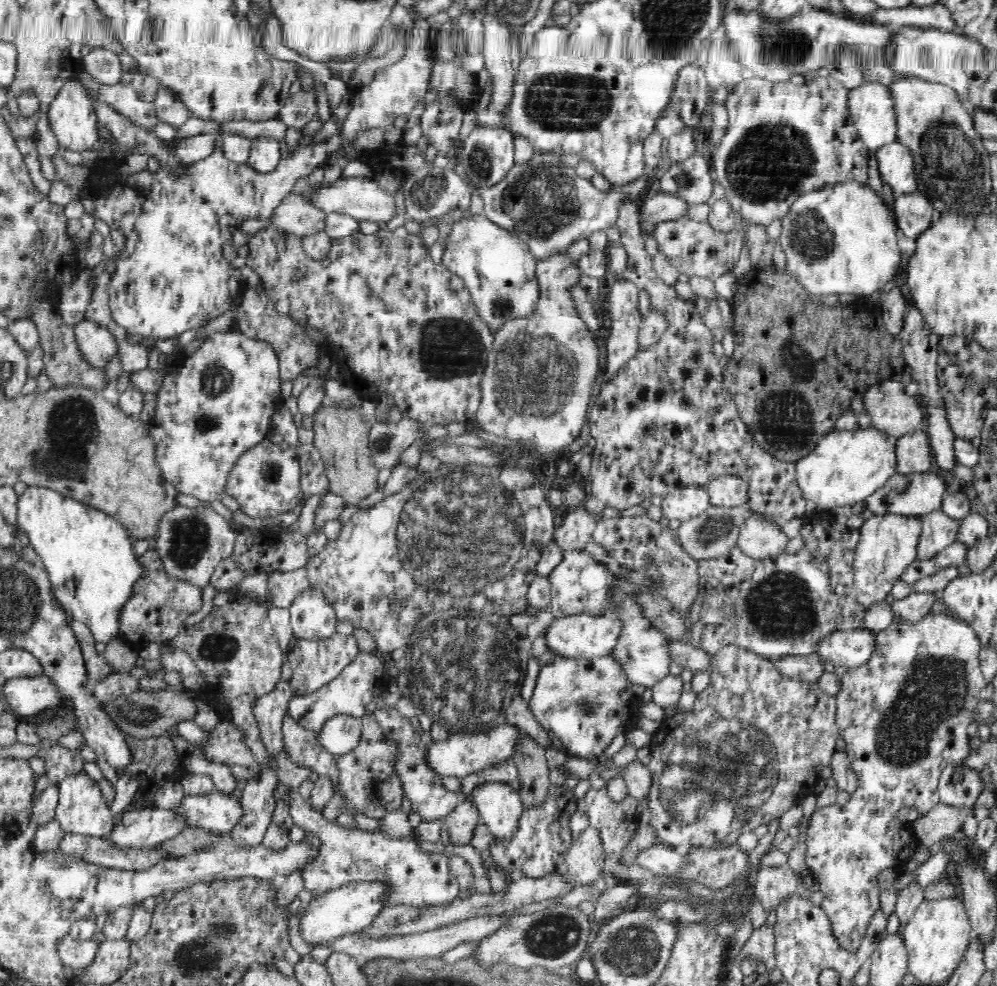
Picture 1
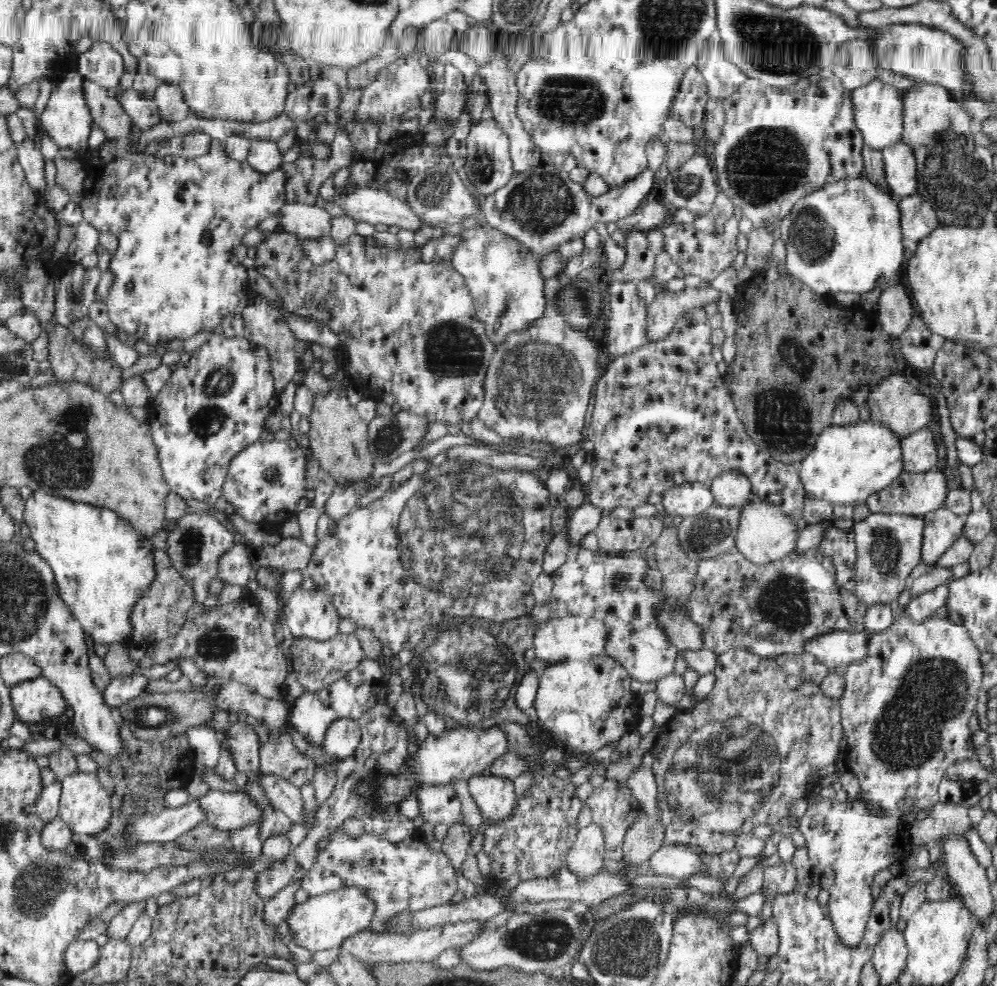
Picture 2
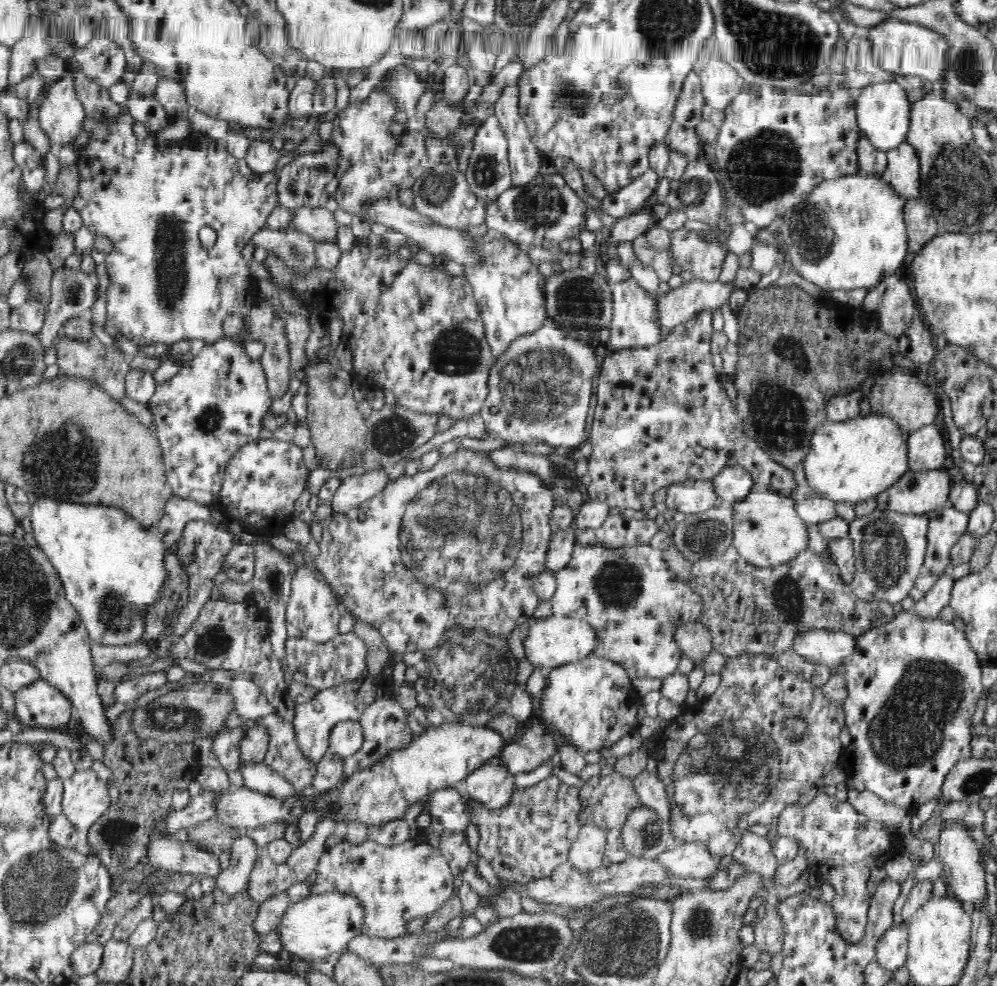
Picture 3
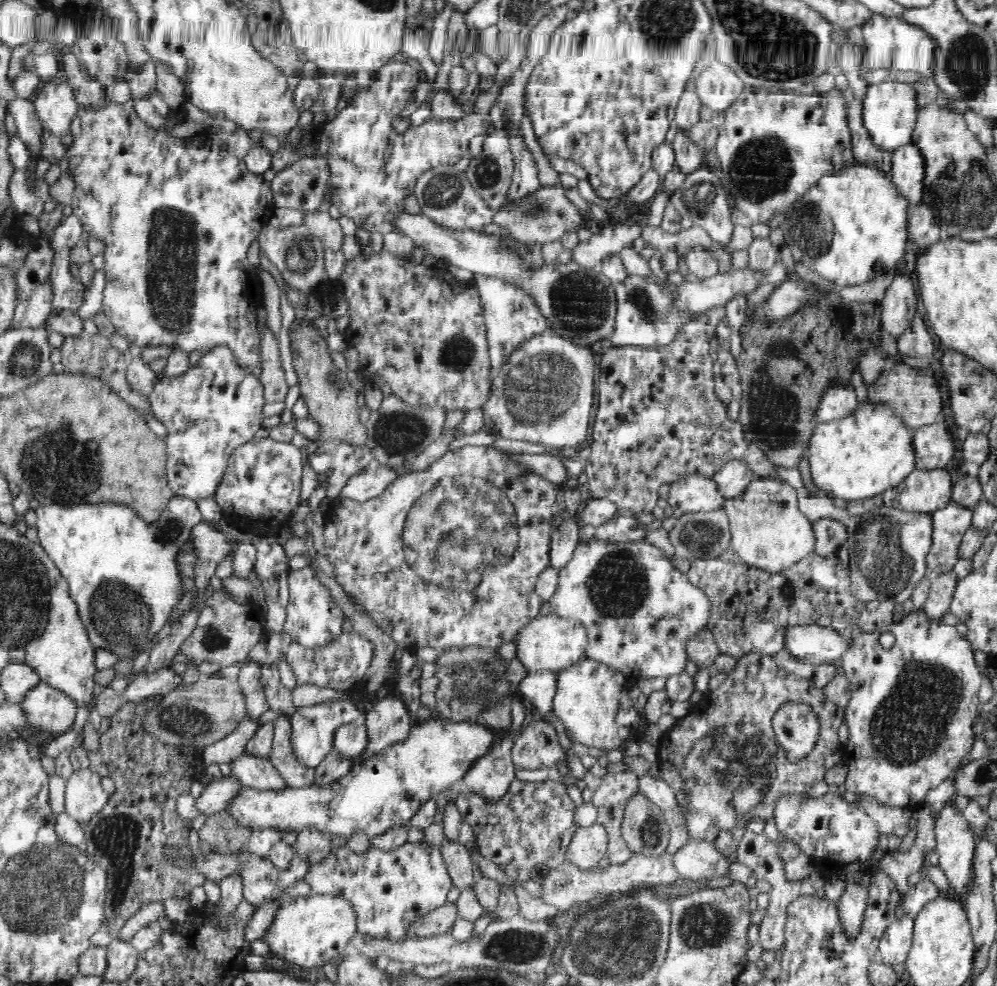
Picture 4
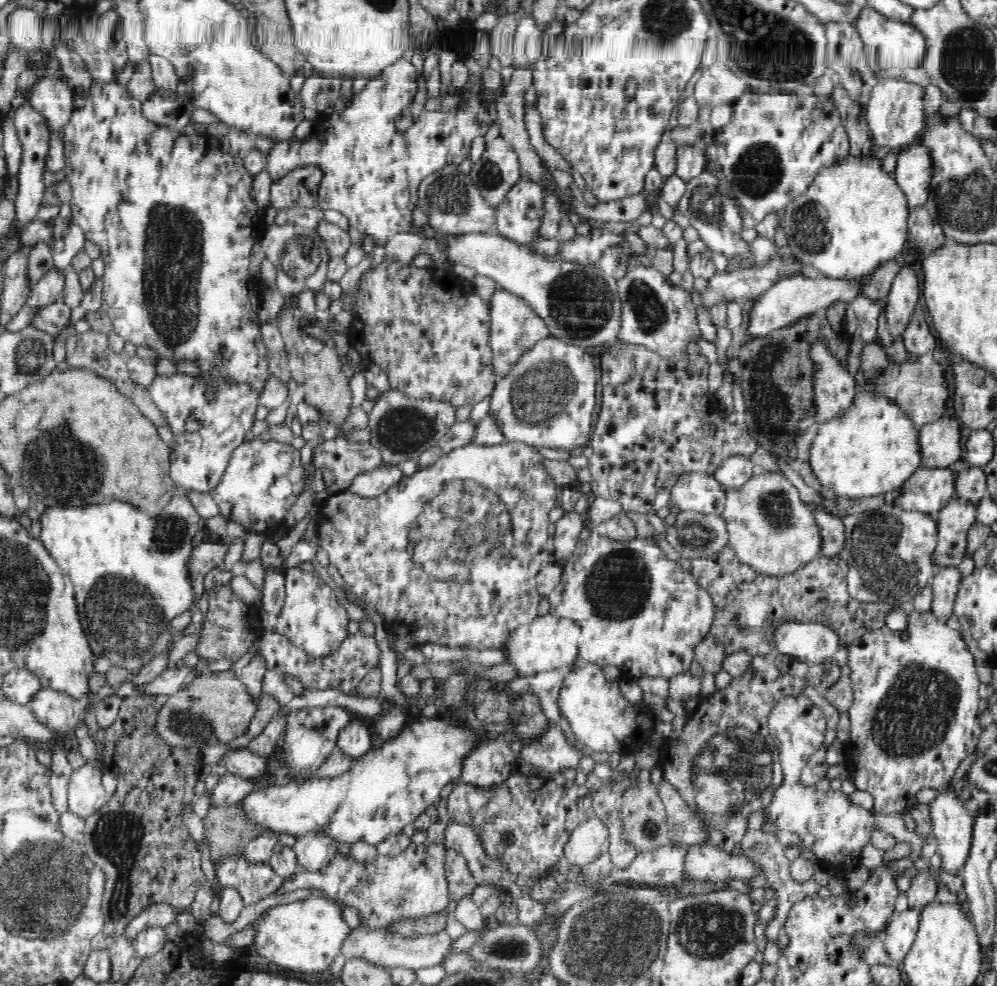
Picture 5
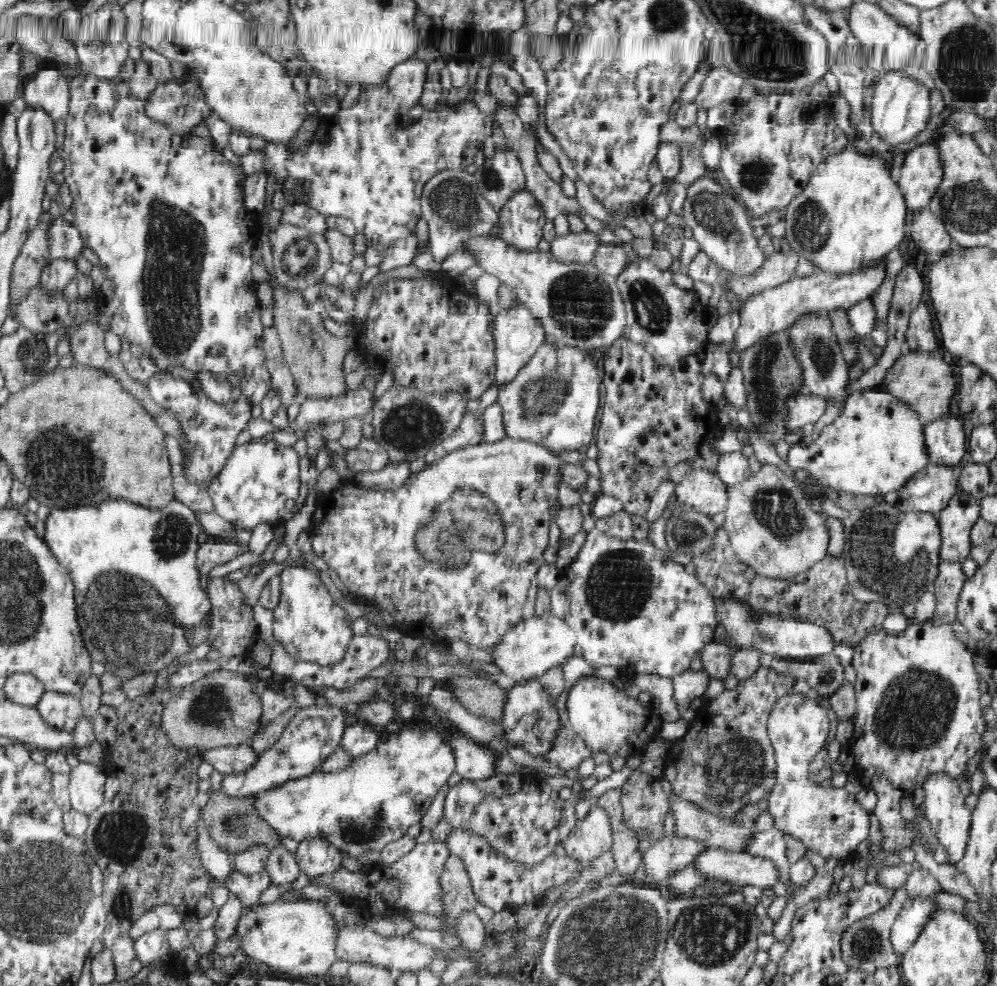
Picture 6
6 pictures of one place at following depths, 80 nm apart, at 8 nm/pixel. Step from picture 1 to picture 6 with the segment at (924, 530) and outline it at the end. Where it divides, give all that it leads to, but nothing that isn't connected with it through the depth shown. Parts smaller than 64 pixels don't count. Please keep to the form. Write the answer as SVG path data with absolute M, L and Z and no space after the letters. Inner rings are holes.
M958 489L948 506L936 515L941 534L940 562L962 563L970 557L969 534L979 519L980 507L979 500Z

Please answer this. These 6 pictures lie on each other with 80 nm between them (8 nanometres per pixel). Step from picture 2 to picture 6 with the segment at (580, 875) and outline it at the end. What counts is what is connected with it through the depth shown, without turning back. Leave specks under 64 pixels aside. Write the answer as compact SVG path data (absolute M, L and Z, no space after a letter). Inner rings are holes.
M591 807L590 812L568 834L563 844L568 858L586 864L611 850L611 824L600 807Z

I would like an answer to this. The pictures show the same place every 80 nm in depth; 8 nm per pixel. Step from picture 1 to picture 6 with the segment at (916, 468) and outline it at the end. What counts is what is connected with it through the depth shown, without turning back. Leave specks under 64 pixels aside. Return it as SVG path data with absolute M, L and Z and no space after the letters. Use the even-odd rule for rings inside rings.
M948 418L924 425L924 445L928 463L952 467L964 459L967 452L967 432L962 420Z

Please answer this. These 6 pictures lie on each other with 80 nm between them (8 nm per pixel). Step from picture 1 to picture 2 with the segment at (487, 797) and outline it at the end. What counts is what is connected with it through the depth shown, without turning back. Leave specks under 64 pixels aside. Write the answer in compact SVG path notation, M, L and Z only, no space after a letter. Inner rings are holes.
M483 772L468 780L468 788L480 809L483 824L502 826L508 824L508 820L514 816L518 797L511 780Z

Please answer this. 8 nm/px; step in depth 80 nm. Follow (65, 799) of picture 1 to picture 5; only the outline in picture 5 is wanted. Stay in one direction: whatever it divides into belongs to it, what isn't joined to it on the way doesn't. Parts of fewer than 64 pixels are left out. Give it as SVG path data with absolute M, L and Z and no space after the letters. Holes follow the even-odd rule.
M87 763L74 769L67 786L67 810L85 819L100 811L108 800L102 786L103 775L104 771Z

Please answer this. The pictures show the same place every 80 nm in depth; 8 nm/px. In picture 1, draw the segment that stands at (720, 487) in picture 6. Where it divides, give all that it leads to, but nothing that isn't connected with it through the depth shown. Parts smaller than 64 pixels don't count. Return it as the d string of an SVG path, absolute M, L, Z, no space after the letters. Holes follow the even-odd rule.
M696 484L690 487L679 487L662 500L662 514L668 520L690 521L702 514L711 504L706 488Z

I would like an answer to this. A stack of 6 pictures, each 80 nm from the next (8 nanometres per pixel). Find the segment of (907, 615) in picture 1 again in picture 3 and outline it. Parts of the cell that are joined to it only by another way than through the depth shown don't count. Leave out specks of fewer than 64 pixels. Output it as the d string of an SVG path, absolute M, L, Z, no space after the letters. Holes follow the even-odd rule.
M950 571L940 575L934 586L922 598L915 601L910 609L912 613L922 619L940 616L941 610L949 605L954 580Z

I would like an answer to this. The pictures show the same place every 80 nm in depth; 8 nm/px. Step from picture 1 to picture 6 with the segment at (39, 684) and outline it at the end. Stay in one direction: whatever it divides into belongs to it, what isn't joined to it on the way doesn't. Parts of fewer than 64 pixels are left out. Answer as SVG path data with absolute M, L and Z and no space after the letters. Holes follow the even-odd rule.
M45 691L35 707L50 728L71 732L83 717L82 701L72 694Z

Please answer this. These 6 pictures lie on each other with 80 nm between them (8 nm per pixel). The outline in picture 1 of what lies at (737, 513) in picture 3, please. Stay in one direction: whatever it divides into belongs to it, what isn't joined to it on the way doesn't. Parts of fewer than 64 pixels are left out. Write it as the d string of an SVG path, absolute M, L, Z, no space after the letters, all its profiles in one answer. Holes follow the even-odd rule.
M751 513L740 529L737 546L740 547L747 556L764 560L764 558L770 558L784 553L786 544L788 544L788 537L780 529L780 524L773 522L773 520L759 518L759 516L755 516L755 514Z

